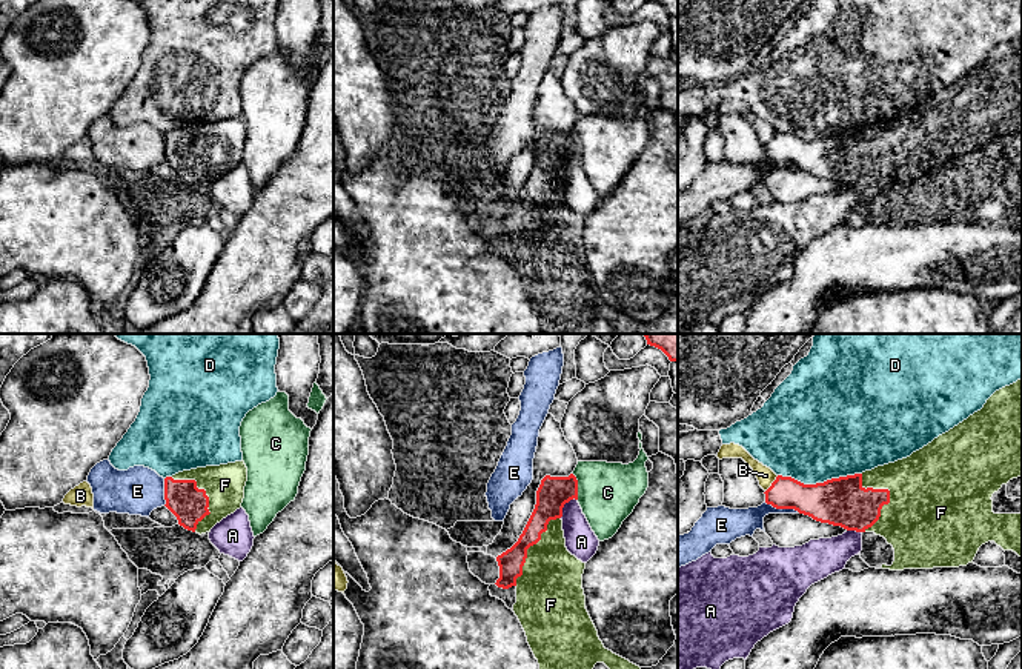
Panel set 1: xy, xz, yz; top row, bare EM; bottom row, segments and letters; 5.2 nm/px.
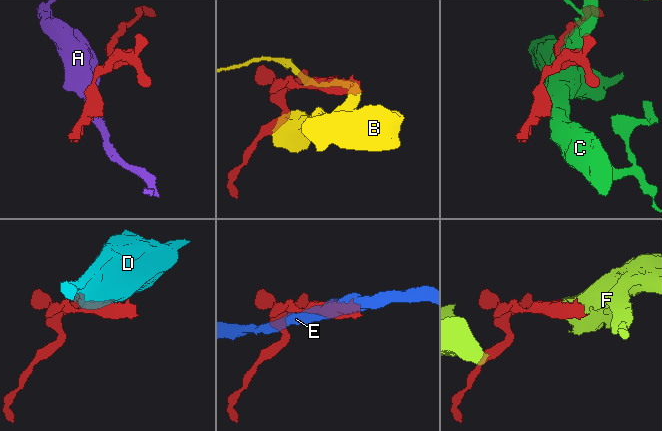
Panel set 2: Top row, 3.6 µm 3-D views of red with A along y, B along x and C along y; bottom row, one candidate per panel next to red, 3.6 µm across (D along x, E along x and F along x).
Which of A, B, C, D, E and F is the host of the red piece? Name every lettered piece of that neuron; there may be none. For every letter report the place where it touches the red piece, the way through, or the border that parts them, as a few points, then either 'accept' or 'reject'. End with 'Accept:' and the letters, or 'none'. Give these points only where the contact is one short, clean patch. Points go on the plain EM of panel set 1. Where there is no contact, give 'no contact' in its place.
A: xz (564, 159) | along xz (577, 154), (564, 160), (560, 173) | reject
B: yz (772, 139) | along yz (778, 131), (766, 146) | reject
C: xz (577, 142) | reject
D: yz (819, 139) | reject
E: yz (781, 163) | reject
F: yz (889, 149) | accept
Accept: F

